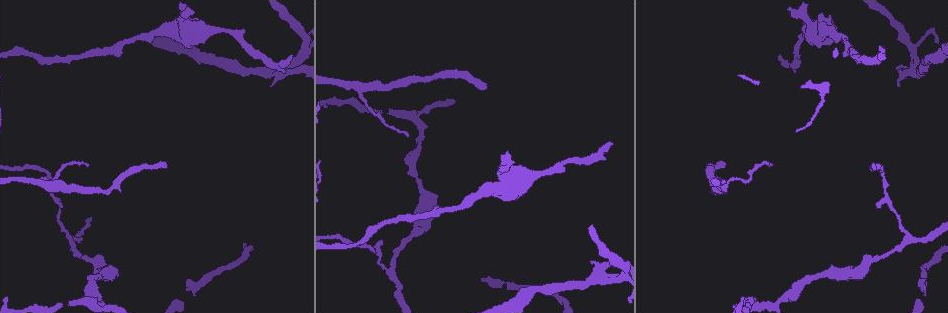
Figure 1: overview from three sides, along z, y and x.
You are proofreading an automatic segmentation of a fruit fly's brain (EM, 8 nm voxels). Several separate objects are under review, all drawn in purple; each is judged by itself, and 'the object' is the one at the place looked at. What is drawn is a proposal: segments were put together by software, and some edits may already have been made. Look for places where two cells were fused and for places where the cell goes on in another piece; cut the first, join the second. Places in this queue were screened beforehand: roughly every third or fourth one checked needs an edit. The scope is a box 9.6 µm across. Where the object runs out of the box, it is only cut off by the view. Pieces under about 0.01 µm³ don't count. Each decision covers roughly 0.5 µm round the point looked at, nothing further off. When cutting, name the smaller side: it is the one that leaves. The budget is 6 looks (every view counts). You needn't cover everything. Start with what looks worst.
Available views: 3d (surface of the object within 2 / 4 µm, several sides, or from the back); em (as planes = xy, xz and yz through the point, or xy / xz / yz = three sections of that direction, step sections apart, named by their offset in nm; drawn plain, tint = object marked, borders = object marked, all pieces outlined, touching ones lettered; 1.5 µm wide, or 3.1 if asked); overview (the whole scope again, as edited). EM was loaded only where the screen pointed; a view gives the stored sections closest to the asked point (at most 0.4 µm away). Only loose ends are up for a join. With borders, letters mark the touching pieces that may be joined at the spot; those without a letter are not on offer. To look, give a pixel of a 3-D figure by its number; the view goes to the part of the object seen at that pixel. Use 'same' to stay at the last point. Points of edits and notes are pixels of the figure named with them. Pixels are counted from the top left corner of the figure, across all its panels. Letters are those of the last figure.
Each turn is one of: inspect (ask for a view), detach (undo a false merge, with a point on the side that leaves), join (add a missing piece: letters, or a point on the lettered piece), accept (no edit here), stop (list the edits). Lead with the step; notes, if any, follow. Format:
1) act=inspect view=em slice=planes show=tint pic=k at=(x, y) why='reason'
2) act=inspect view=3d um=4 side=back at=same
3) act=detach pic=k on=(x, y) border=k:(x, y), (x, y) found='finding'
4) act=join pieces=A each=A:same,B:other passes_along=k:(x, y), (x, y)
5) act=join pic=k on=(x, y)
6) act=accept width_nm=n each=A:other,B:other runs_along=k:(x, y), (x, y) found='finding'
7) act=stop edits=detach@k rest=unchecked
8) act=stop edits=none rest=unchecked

act=inspect view=em slice=xy step=4 show=borders pic=1 at=(772, 165) why='free end'

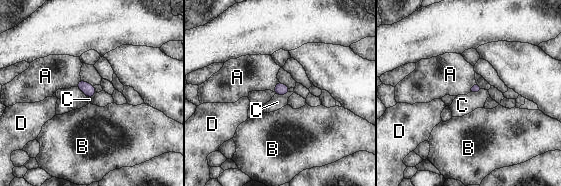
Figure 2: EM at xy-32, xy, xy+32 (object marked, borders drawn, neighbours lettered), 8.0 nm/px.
act=inspect view=em slice=planes show=borders at=same why='cut it another way'

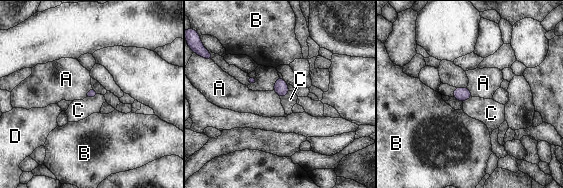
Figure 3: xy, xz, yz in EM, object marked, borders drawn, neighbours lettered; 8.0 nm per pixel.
act=accept each=A:other,B:other,C:other,D:other found='no lettered piece goes on from it'

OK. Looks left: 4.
act=inspect view=3d um=4 pic=1 at=(725, 184)

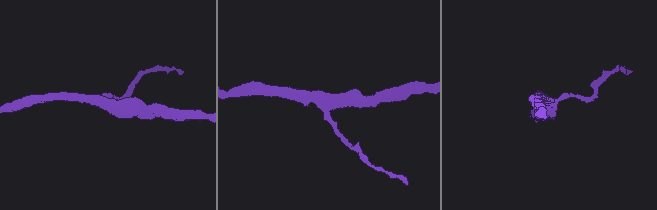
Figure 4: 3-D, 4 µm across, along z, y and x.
act=inspect view=em slice=xz step=8 show=tint pic=4 at=(329, 102) arms=3 why='now the EM'

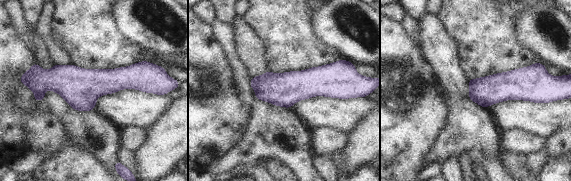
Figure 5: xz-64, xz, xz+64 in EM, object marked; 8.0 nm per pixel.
act=inspect view=em slice=planes show=borders at=same

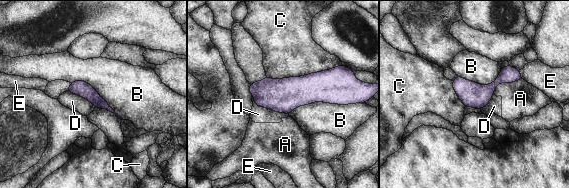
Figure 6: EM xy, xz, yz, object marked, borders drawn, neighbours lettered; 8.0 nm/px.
act=accept each=A:other,B:other,C:other,D:other,E:other runs_along=6:(251, 88), (261, 91), (343, 91) found='continuous, no second cell'

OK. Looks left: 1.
act=stop edits=none rest=unchecked

